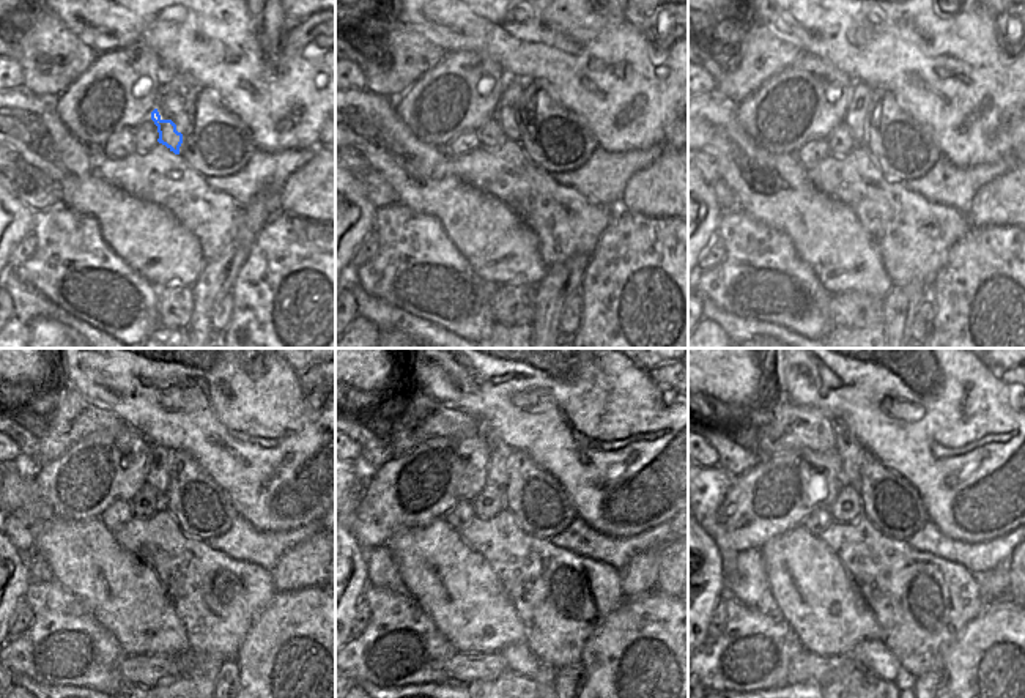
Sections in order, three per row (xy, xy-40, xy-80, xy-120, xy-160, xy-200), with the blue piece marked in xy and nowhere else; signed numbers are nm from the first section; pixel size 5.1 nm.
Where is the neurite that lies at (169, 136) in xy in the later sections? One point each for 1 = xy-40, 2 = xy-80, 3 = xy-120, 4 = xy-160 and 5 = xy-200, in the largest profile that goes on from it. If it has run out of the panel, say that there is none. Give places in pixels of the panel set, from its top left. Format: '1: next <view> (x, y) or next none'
1: next xy-40 (506, 114)
2: next xy-80 (857, 117)
3: next xy-120 (156, 467)
4: next xy-160 (499, 452)
5: next xy-200 (849, 449)

